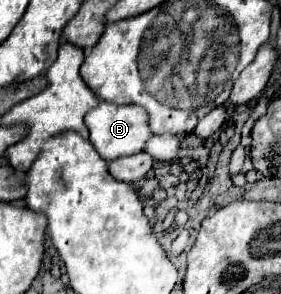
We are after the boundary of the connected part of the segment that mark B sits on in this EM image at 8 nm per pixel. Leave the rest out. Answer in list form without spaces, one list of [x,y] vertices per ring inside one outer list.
[[[101,101],[93,111],[87,113],[85,123],[91,133],[91,143],[99,151],[99,155],[107,161],[113,161],[123,155],[135,155],[145,149],[145,143],[151,139],[149,115],[139,105],[113,105],[109,101]]]

